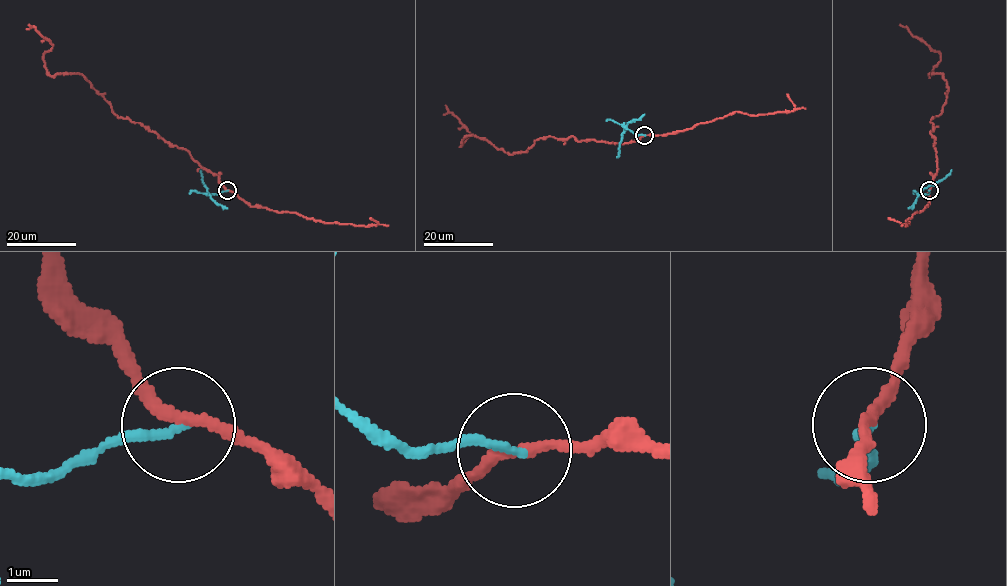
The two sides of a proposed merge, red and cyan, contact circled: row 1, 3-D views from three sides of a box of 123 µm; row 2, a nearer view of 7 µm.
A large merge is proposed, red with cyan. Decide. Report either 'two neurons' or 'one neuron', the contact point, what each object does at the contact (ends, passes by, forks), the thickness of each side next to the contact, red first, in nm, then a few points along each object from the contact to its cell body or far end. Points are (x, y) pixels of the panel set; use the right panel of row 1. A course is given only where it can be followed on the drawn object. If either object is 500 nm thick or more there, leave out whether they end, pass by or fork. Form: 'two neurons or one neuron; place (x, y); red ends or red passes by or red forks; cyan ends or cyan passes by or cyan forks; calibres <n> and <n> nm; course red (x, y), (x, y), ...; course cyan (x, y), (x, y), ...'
two neurons; place (929, 190); red passes by; cyan ends; calibres 200 and 180 nm; course red (929, 190), (937, 172), (930, 122), (942, 112), (947, 81), (942, 73), (929, 75), (941, 55), (899, 25); course cyan (929, 190), (923, 195), (922, 191), (942, 181), (951, 169)

